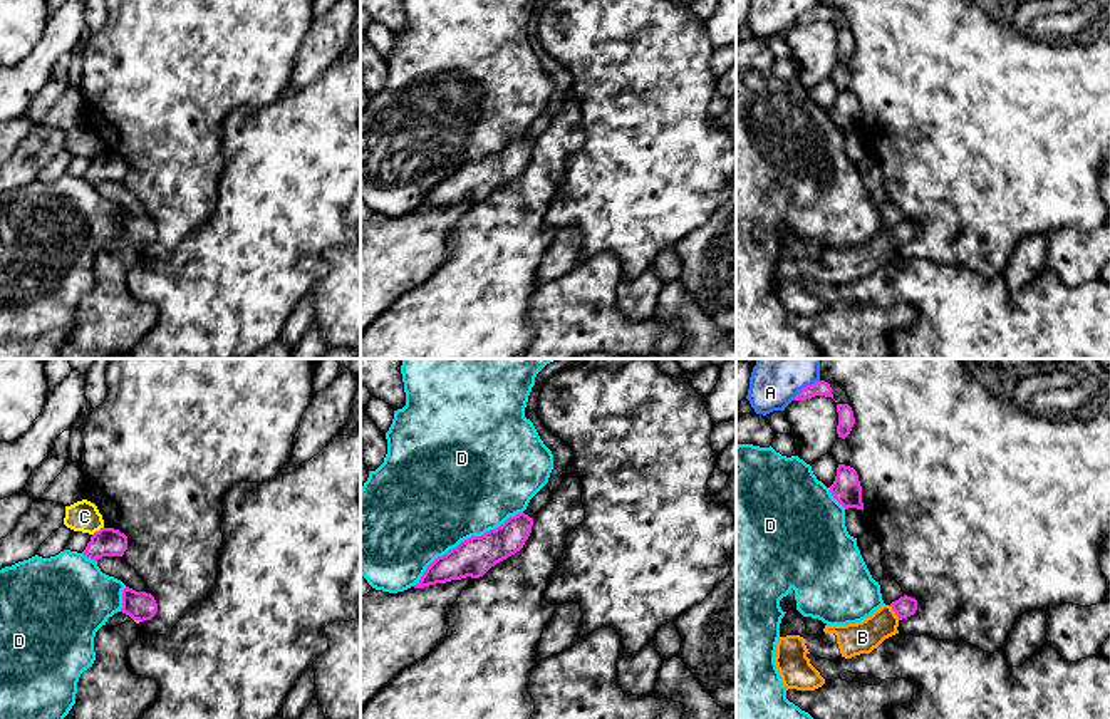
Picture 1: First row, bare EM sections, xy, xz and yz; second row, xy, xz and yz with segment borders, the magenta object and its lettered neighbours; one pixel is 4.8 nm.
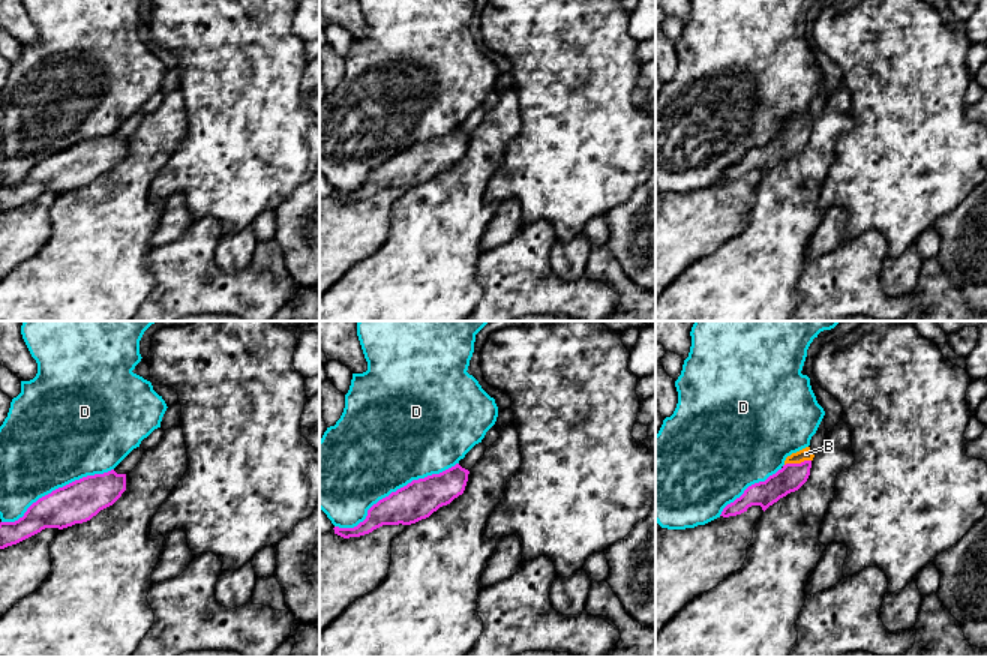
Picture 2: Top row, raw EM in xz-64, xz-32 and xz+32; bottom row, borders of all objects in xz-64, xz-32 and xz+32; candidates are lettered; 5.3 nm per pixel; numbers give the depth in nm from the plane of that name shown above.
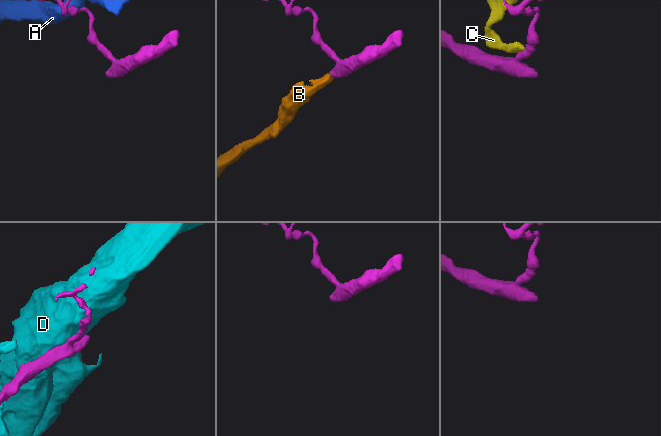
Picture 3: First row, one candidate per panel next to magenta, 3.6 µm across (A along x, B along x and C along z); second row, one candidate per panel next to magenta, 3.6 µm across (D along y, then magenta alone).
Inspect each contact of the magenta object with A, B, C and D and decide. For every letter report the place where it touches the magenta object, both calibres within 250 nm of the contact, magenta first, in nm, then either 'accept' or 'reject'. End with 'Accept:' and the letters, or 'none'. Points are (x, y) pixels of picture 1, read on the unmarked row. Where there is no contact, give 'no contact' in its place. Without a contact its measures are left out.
A: yz (807, 10) | 70/180 nm | reject
B: yz (894, 235) | 100/160 nm | accept
C: xy (99, 155) | 140/150 nm | reject
D: xz (465, 165) | 190/500 nm | reject
Accept: B

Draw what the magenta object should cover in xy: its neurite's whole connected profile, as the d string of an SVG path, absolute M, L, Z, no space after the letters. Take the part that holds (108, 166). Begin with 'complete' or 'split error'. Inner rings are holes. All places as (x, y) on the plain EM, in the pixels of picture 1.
complete; M101 153L91 161L86 174L87 183L97 186L102 181L122 181L127 174L127 161L114 153Z

